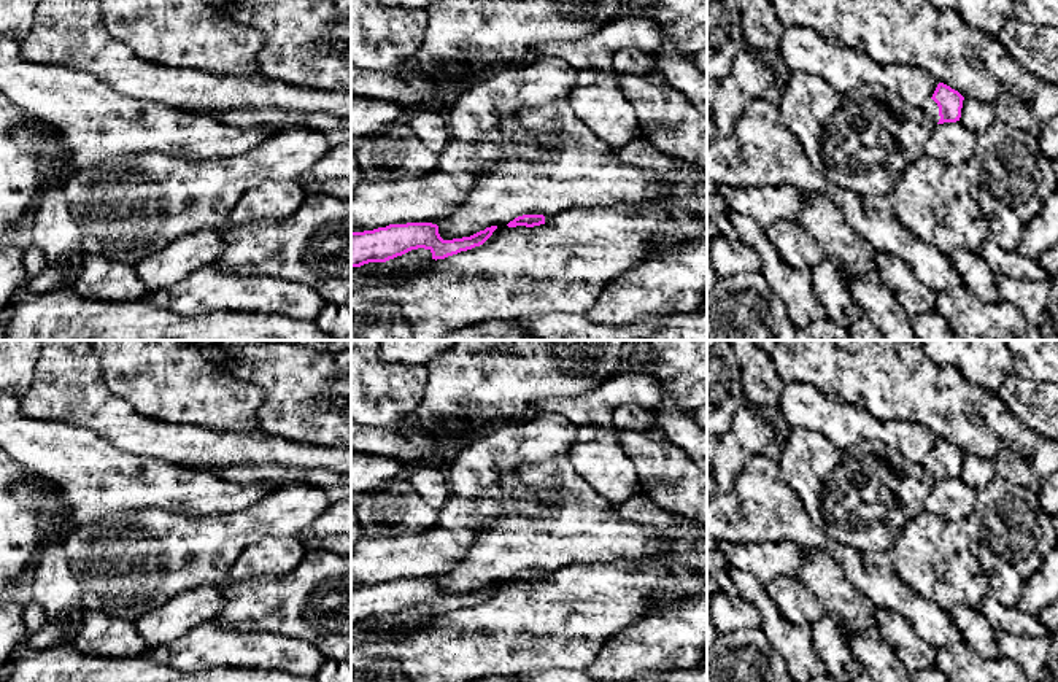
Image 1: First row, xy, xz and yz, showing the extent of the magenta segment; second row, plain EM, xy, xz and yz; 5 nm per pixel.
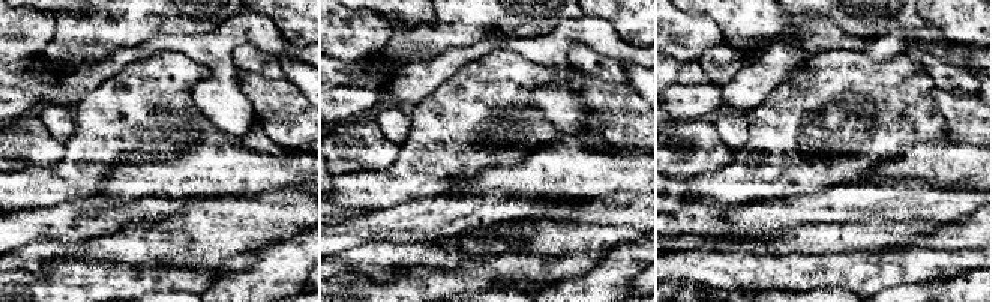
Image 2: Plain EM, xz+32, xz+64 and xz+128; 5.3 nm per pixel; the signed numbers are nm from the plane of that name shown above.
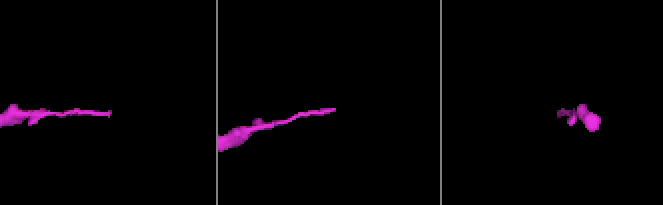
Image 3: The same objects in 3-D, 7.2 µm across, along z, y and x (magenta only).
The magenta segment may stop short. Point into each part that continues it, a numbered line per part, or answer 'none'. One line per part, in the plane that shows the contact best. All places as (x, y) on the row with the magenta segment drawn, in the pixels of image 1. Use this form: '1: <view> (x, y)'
1: yz (930, 105)

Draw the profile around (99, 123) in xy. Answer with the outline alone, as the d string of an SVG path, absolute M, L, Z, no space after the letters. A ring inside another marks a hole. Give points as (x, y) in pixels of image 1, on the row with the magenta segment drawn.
M2 35L0 92L16 107L51 122L64 135L73 148L73 170L146 151L186 159L229 157L251 151L265 138L262 129L230 126L210 113L130 99L83 70L29 62L21 56L19 43Z

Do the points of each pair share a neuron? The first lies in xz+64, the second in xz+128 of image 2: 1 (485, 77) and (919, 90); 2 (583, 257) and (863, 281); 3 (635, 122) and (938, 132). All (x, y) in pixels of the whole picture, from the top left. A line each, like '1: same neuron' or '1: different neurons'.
1: same neuron
2: same neuron
3: different neurons

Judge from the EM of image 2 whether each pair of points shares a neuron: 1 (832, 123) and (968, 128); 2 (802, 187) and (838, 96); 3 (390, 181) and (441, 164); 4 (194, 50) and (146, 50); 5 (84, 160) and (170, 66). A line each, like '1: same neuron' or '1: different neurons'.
1: different neurons
2: same neuron
3: same neuron
4: same neuron
5: same neuron

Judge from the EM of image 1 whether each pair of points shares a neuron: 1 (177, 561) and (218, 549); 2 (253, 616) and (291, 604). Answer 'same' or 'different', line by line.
1: same
2: same

